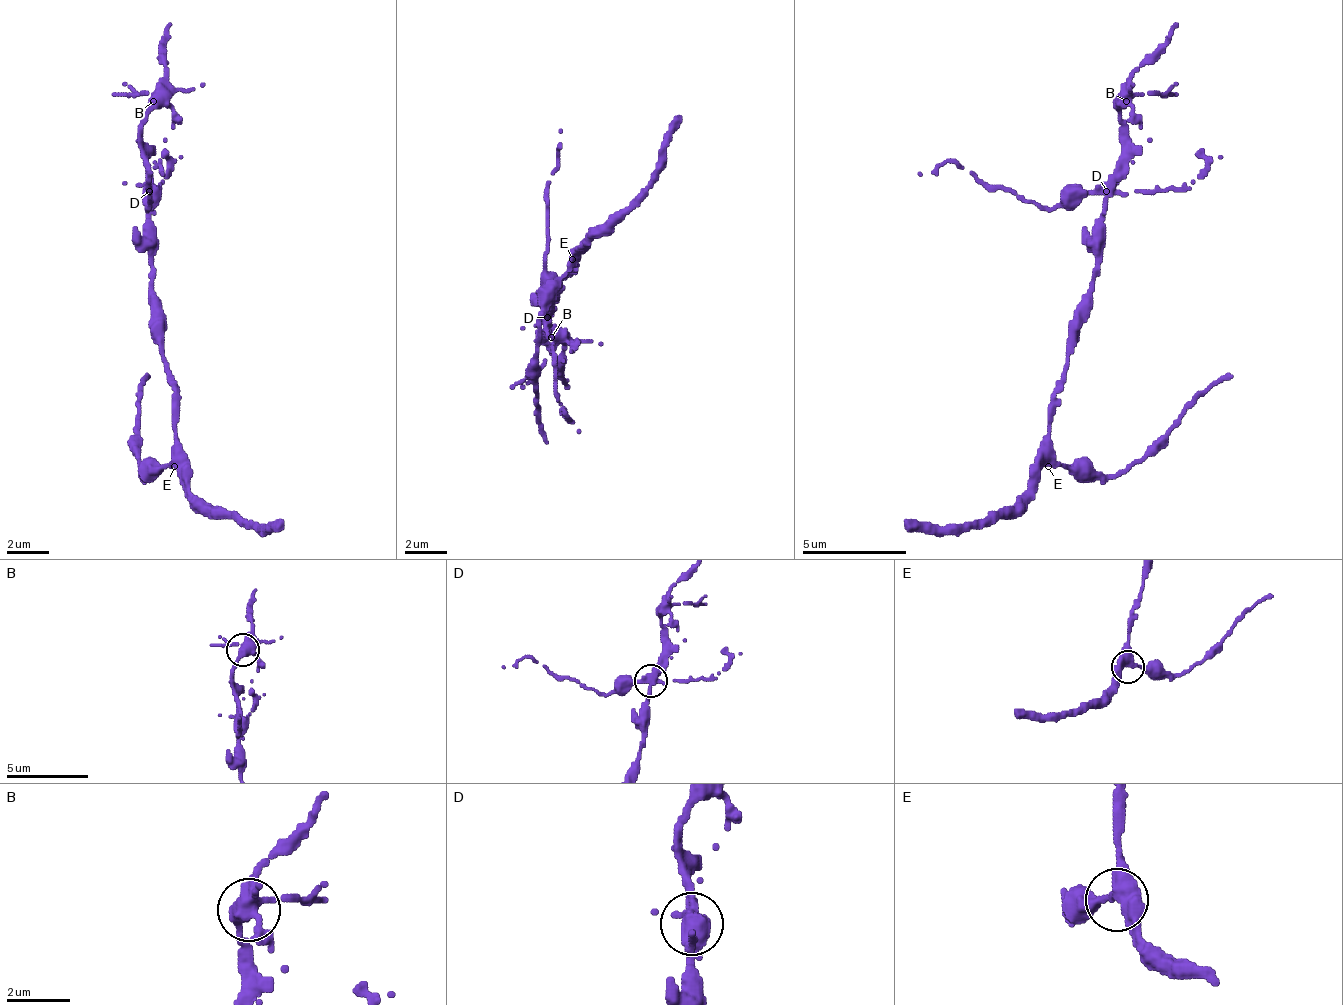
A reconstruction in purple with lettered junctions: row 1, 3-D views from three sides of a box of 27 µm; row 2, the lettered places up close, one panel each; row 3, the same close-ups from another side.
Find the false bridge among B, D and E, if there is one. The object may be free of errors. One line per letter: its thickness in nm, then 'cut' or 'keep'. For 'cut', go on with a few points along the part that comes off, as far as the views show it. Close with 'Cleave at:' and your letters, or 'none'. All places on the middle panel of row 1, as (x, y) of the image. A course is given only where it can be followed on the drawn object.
B: 360 nm | keep
D: 360 nm | cut | (546, 316), (546, 196), (556, 165), (562, 128)
E: 380 nm | keep
Cleave at: D

